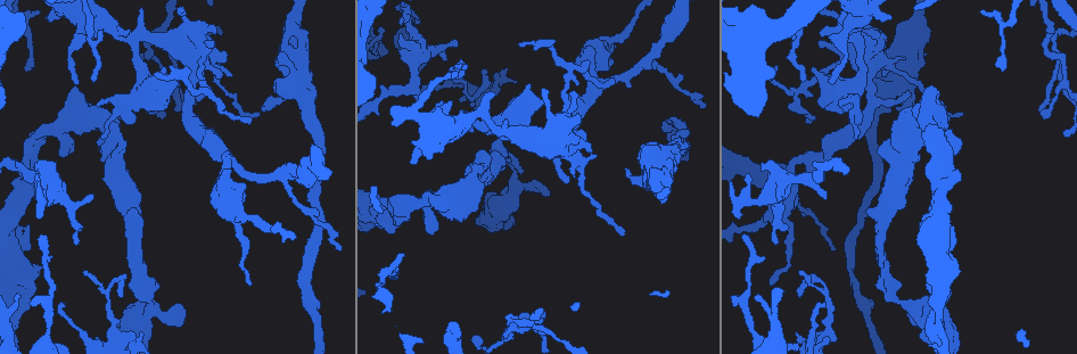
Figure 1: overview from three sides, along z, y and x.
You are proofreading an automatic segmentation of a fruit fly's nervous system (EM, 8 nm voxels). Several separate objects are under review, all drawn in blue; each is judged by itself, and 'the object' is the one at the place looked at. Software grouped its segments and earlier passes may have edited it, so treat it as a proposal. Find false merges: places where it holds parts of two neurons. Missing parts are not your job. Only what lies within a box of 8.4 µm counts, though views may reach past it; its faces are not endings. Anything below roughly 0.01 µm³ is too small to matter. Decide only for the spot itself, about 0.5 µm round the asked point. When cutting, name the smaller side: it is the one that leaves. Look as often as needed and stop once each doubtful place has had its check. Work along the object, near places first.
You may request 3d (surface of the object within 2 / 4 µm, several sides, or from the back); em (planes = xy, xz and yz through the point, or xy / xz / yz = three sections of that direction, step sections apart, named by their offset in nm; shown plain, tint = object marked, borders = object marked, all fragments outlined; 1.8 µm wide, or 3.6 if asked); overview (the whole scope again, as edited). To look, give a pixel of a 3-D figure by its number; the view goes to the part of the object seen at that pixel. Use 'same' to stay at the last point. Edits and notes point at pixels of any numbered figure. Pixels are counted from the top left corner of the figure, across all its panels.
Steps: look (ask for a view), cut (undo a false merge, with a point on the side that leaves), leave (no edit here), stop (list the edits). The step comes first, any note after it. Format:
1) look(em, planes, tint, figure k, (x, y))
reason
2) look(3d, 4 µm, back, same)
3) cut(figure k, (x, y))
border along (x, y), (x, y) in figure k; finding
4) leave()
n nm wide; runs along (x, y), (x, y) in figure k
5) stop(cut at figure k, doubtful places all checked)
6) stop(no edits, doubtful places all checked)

look(em, 3.6 µm, xz, step 16, tint, figure 1, (293, 55))
calibre changes

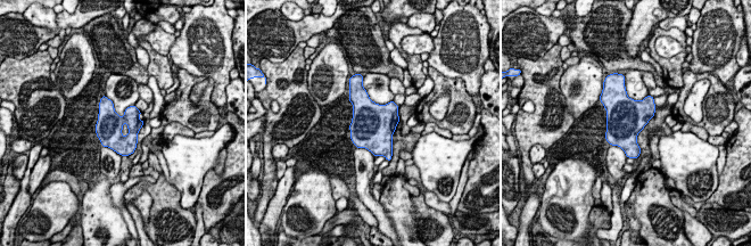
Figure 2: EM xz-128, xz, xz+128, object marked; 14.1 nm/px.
leave()
420 nm wide; all the same neuron

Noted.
look(em, 3.6 µm, yz, step 16, tint, figure 1, (942, 238))
four-way junction

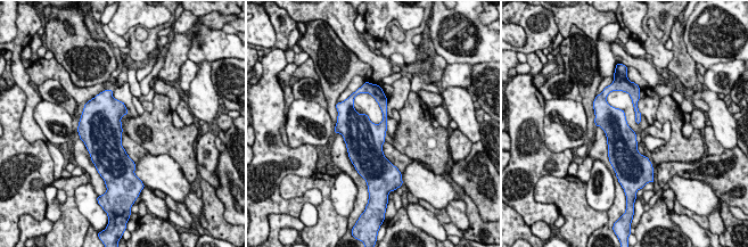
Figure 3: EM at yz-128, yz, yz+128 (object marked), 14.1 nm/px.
look(em, 3.6 µm, planes, borders, same)

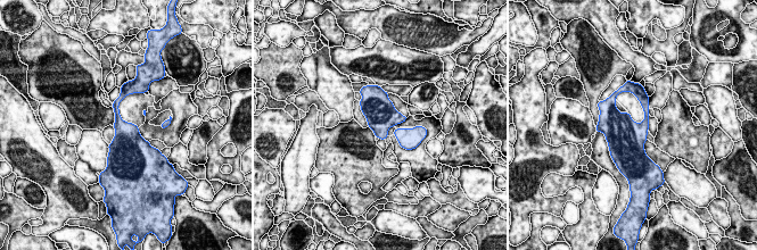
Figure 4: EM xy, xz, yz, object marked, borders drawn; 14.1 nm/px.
leave()
one neuron here

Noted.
look(em, planes, tint, figure 1, (1064, 81))
a fork

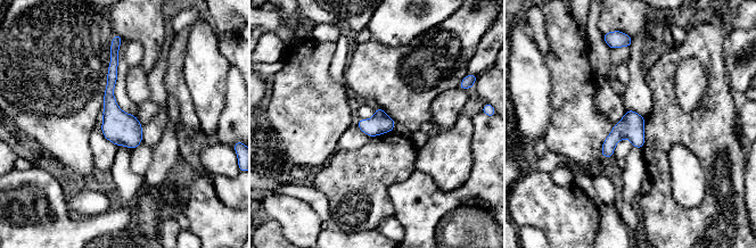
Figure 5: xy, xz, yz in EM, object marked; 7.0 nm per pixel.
leave()
runs along (113, 56), (111, 110), (132, 146) in figure 5; all the same neuron

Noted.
look(em, planes, borders, figure 1, (1050, 29))
two arms in line, one across

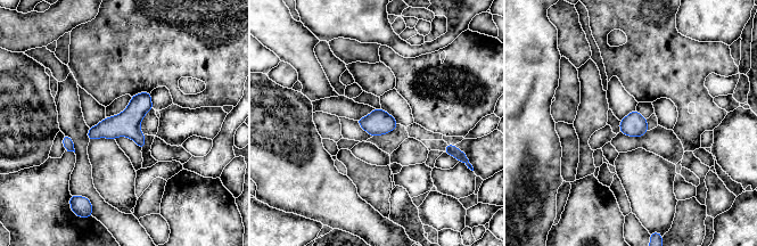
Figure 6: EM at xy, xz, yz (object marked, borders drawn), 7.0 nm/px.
leave()
170 nm wide; runs along (148, 95), (118, 125), (90, 137) in figure 6; one neuron here

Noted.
look(3d, 4 µm, figure 1, (197, 46))
looks like a crossing

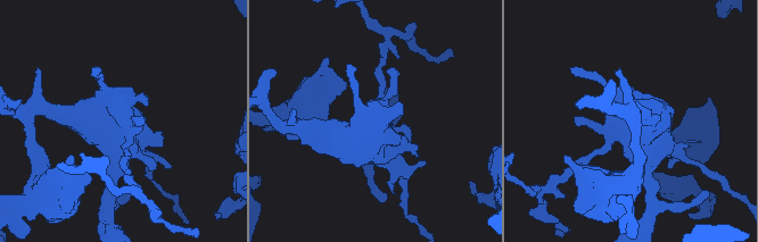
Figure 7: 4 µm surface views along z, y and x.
look(em, 3.6 µm, planes, tint, figure 7, (377, 125))
shape alone is not enough

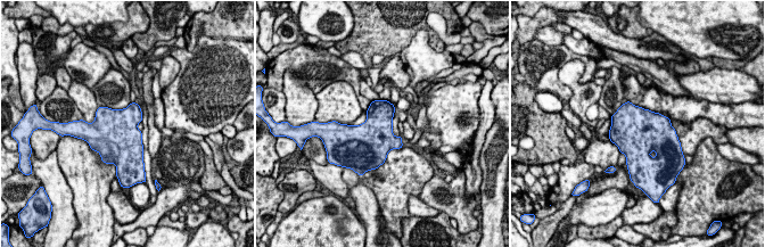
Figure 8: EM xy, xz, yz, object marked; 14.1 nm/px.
leave()
500 nm wide; all the same neuron

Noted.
stop(no edits, doubtful places all checked)

